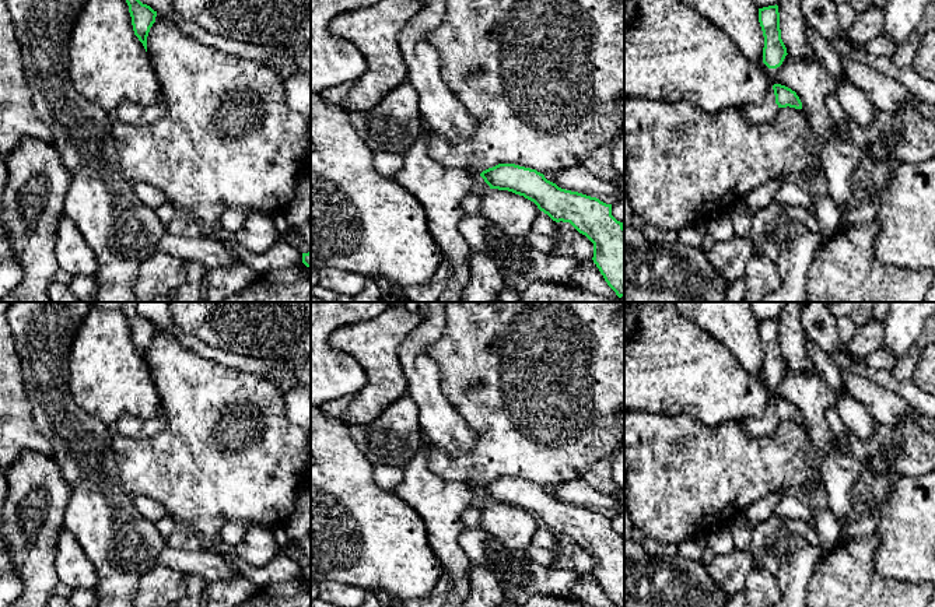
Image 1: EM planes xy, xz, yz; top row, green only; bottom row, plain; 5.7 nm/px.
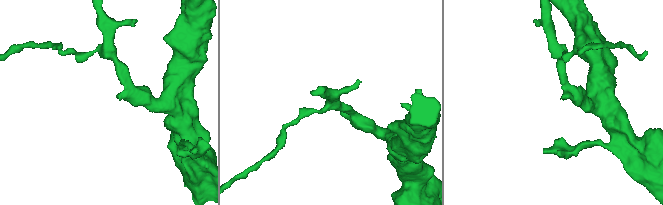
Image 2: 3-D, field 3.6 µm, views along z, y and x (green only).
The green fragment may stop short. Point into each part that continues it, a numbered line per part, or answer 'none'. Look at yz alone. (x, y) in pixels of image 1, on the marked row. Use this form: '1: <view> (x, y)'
1: yz (767, 109)

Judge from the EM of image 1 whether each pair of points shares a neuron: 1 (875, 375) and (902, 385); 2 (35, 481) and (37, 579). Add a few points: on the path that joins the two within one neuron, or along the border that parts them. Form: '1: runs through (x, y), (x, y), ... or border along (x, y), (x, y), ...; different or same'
1: runs through (882, 376), (895, 385); same
2: runs through (34, 505), (37, 555); same

